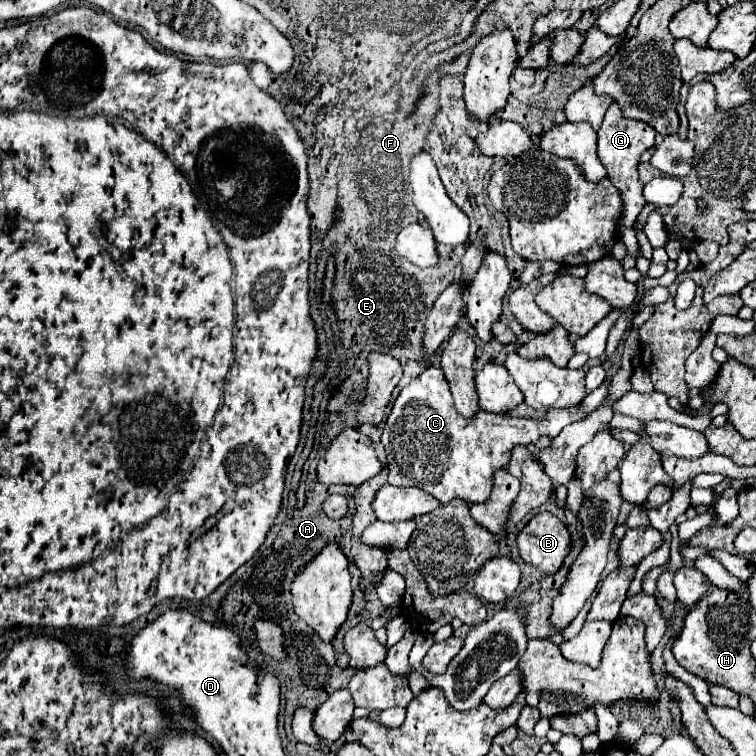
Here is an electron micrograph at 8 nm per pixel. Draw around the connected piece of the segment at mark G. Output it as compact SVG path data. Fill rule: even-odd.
M613 103L607 113L605 113L605 121L601 125L601 129L597 131L597 153L599 159L603 163L603 167L607 169L607 177L609 181L619 189L621 199L623 199L623 215L621 215L621 233L629 227L633 227L637 215L641 213L645 199L643 199L643 185L637 177L637 167L639 167L639 157L643 155L643 151L651 149L655 145L655 129L647 127L647 123L643 121L635 121L635 119L627 119L623 117L621 109L617 103Z

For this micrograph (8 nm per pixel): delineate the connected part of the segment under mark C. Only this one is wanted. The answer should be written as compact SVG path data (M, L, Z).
M439 365L427 367L399 393L383 429L381 443L387 453L389 481L421 481L415 485L427 489L427 493L443 505L453 499L483 503L491 495L493 473L509 465L511 449L515 445L535 445L539 437L555 437L565 425L585 419L605 399L607 383L609 381L591 391L579 407L559 409L553 413L553 423L549 415L545 419L527 419L485 411L479 411L471 421L467 421L455 411L443 369Z

